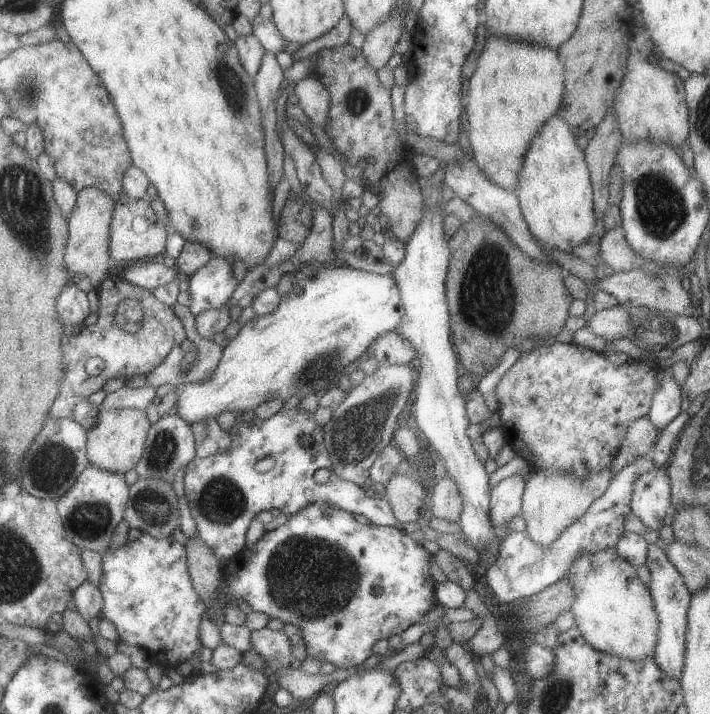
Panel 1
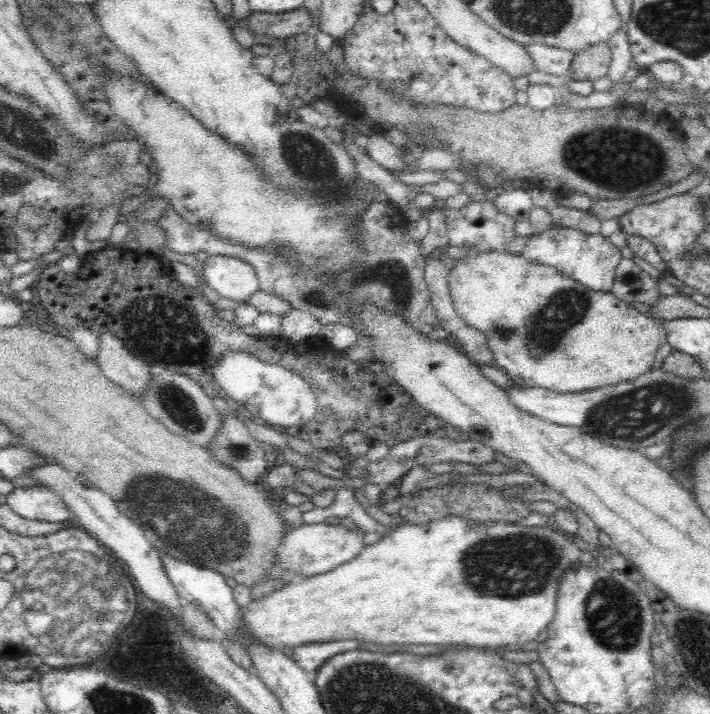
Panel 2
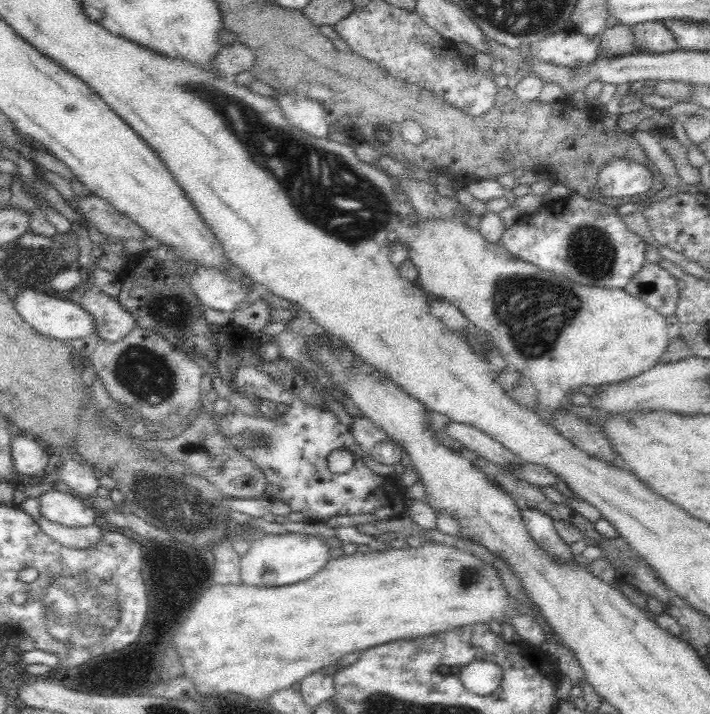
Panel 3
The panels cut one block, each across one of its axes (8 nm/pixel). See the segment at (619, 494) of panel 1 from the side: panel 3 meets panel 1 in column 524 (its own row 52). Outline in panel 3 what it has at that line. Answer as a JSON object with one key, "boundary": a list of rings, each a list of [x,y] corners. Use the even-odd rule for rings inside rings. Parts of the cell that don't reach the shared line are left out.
{"boundary":[[[572,28],[537,40],[530,45],[529,50],[537,60],[568,68],[586,66],[588,62],[600,58],[597,38]]]}

